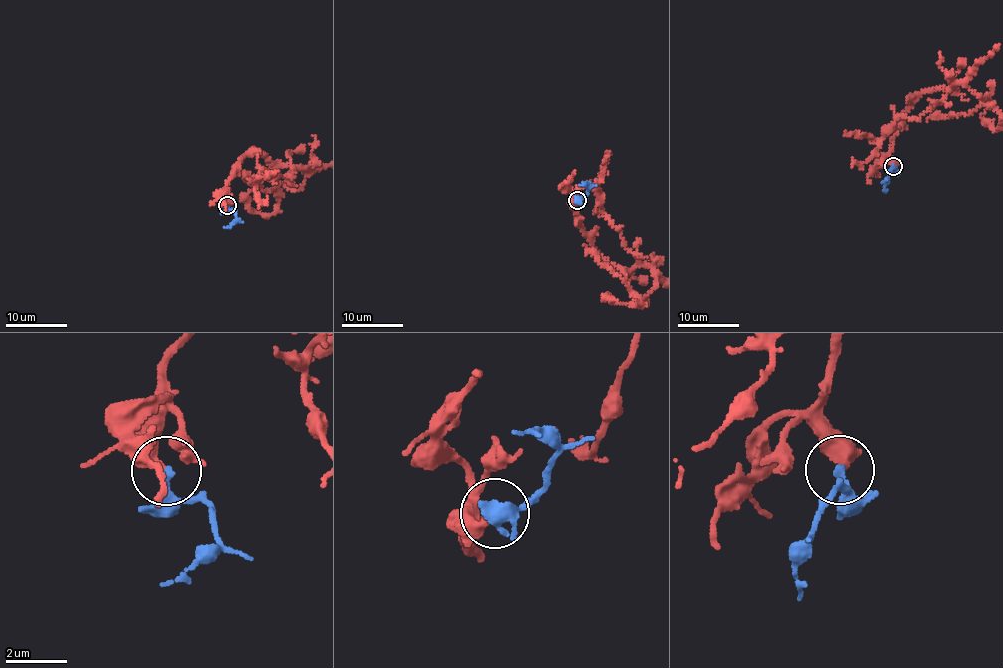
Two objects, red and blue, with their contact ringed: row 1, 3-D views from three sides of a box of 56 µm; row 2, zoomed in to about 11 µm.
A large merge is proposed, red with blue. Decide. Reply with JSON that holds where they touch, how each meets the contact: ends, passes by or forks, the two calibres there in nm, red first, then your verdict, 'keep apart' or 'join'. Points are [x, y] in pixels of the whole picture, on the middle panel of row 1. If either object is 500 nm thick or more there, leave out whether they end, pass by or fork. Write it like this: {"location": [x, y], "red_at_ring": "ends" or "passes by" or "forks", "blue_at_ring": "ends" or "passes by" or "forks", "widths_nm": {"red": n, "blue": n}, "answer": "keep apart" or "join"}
{"location": [577, 200], "red_at_ring": "ends", "blue_at_ring": "ends", "widths_nm": {"red": 260, "blue": 240}, "answer": "join"}

